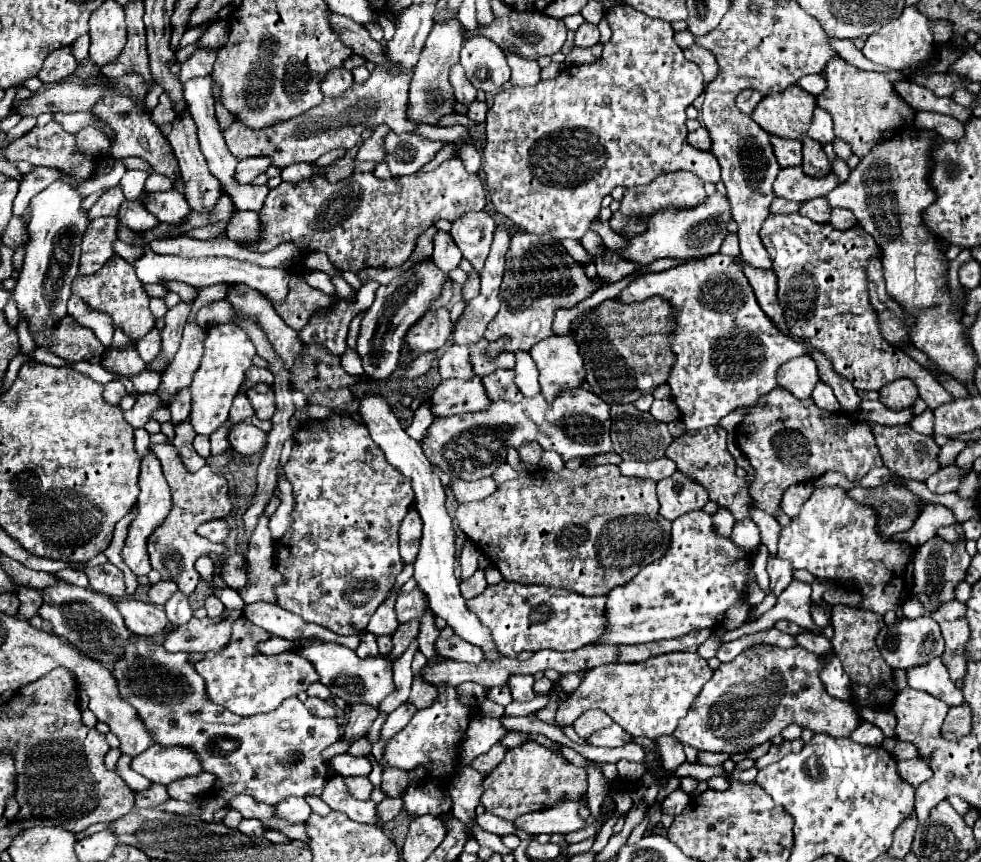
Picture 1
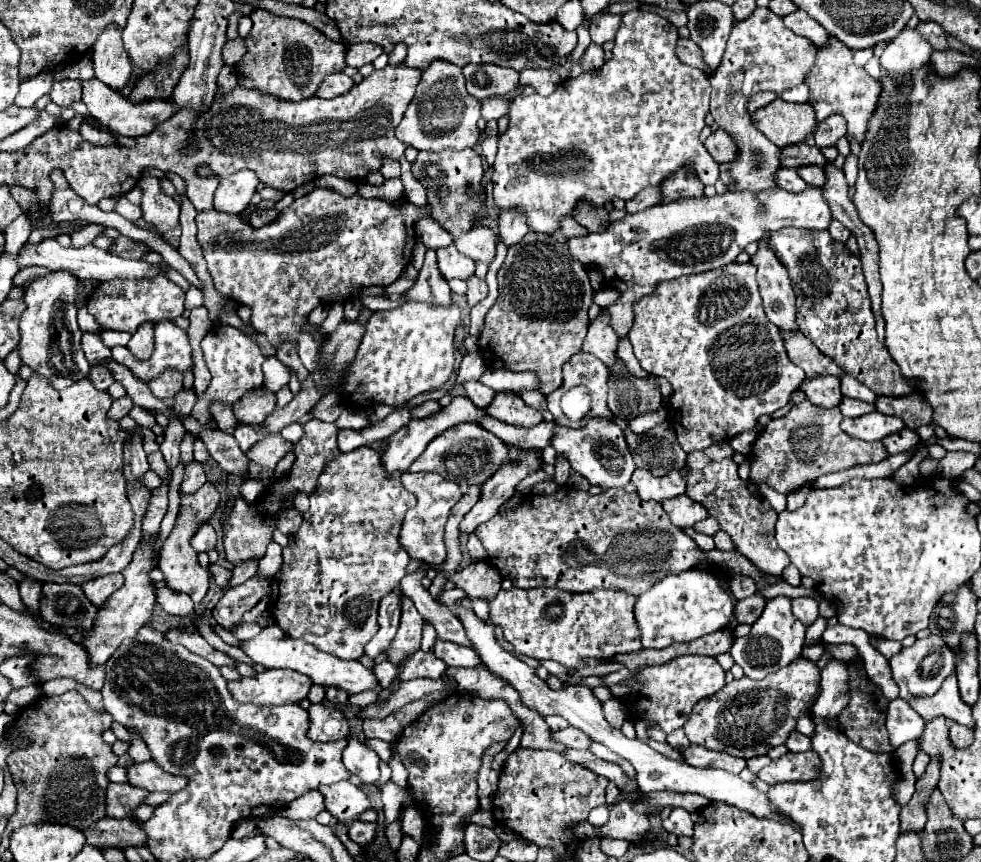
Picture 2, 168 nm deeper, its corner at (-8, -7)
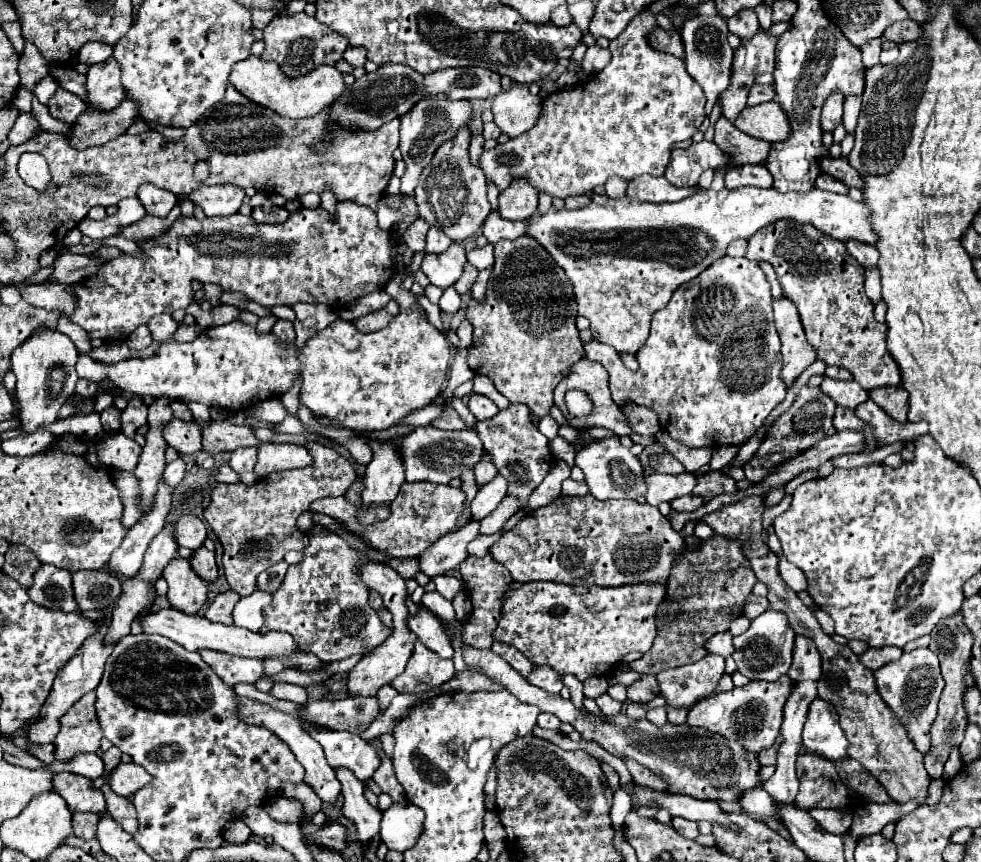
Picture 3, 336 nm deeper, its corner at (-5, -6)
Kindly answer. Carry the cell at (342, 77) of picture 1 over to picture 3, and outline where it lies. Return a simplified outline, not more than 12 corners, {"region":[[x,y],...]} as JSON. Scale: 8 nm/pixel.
{"region":[[253,55],[229,81],[291,119],[311,117],[343,93],[335,67],[289,79]]}

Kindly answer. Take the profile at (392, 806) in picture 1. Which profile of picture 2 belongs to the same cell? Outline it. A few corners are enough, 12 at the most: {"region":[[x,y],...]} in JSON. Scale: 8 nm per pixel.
{"region":[[352,822],[348,836],[352,842],[368,846],[374,840],[374,822]]}

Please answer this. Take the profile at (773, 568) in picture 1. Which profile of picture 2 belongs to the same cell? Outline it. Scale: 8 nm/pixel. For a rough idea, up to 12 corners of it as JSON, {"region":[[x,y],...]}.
{"region":[[790,598],[766,604],[730,654],[752,680],[778,672],[804,646]]}

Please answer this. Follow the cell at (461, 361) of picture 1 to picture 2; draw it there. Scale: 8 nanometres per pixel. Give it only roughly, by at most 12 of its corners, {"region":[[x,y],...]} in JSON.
{"region":[[466,382],[468,398],[480,410],[486,410],[494,390],[482,382]]}

